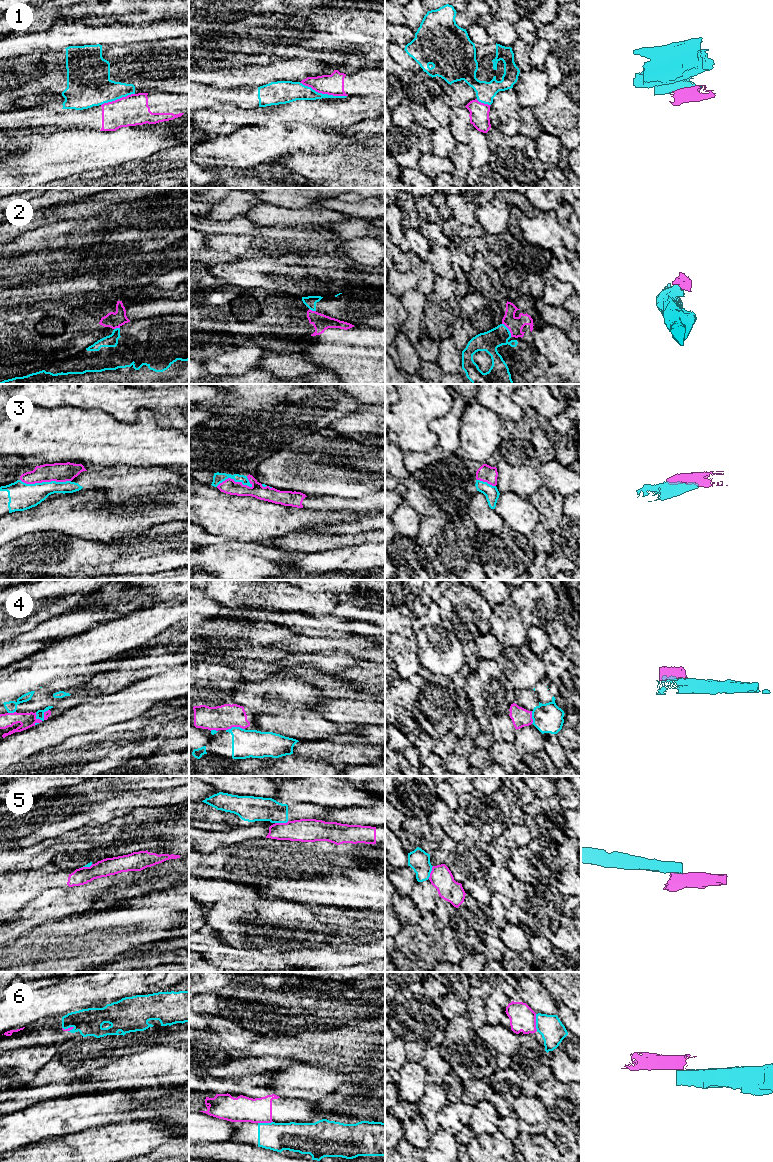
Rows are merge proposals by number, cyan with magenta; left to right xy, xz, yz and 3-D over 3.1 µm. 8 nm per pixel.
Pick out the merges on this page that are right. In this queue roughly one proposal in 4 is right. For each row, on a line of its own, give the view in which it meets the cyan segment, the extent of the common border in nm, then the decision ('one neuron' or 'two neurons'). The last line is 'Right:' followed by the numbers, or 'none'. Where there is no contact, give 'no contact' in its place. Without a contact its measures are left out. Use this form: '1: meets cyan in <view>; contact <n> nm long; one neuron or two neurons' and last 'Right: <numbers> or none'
1: meets cyan in xz; contact 400 nm long; two neurons
2: meets cyan in yz; contact 130 nm long; two neurons
3: meets cyan in xy; contact 400 nm long; one neuron
4: meets cyan in xy; contact 130 nm long; two neurons
5: meets cyan in xz; contact 110 nm long; two neurons
6: meets cyan in yz; contact 140 nm long; two neurons
Right: 3

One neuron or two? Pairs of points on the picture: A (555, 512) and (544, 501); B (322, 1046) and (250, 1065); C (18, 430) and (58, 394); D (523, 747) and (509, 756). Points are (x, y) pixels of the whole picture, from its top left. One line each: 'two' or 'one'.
A: one
B: two
C: two
D: two

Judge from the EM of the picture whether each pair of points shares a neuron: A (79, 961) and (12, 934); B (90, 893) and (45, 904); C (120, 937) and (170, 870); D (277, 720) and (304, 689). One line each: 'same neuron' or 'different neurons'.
A: different neurons
B: same neuron
C: different neurons
D: different neurons

